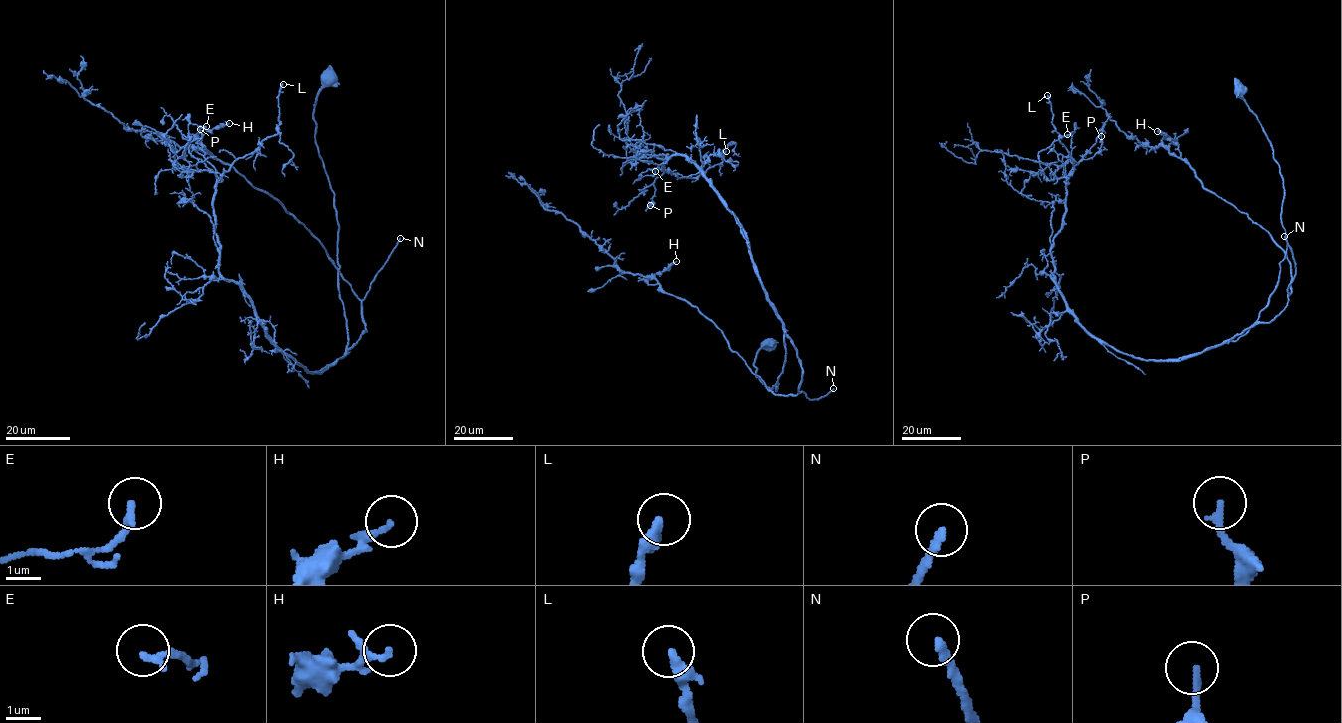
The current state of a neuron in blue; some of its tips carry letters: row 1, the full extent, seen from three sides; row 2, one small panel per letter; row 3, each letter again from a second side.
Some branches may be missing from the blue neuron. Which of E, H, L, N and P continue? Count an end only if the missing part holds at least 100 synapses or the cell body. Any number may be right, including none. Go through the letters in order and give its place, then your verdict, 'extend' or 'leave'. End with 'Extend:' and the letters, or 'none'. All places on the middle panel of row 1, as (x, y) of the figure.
E: place (655, 171); leave
H: place (676, 261); leave
L: place (726, 151); leave
N: place (833, 388); extend
P: place (650, 205); leave
Extend: N

